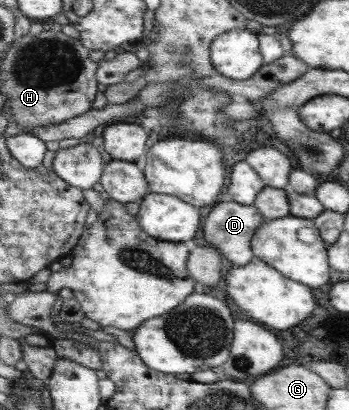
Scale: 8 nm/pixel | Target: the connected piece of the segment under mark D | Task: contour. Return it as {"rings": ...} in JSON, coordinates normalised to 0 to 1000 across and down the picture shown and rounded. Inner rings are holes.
{"rings":[[[656,483],[607,510],[585,549],[585,578],[593,598],[616,602],[662,641],[676,649],[705,651],[728,629],[725,583],[742,554],[762,539],[759,527],[722,500],[679,495]]]}

